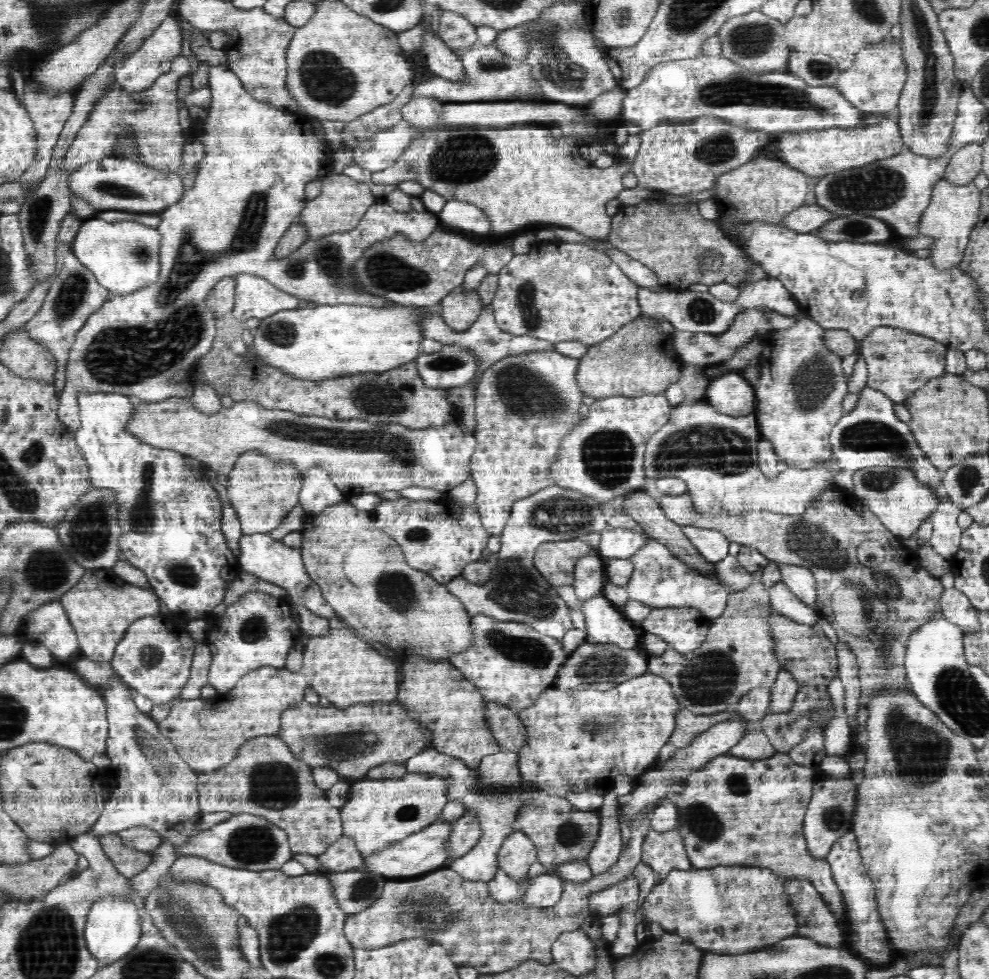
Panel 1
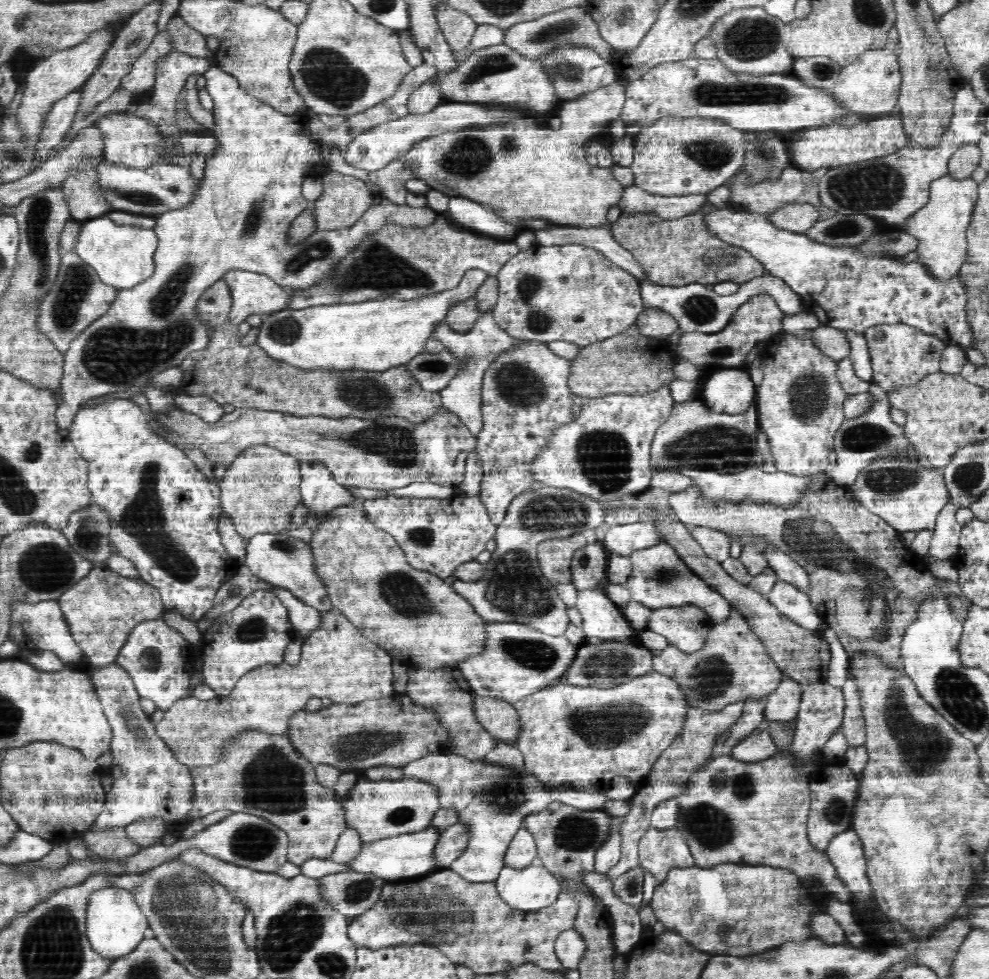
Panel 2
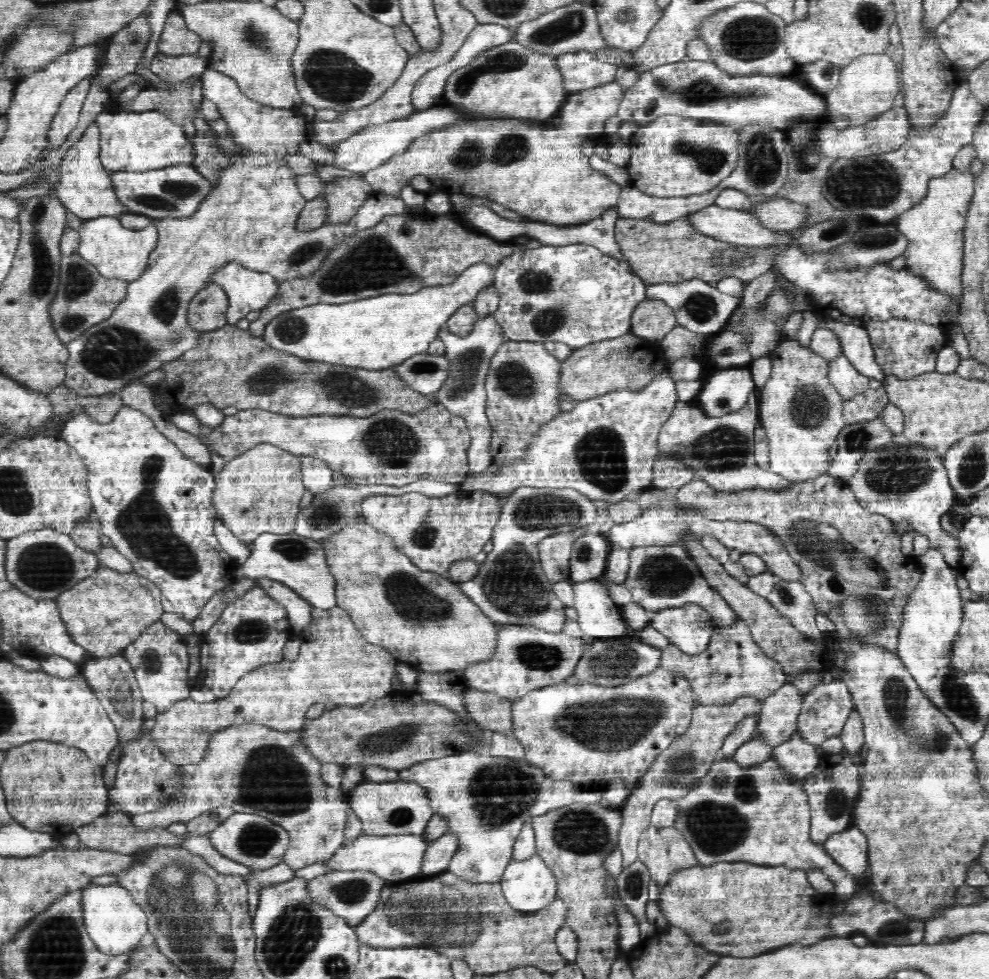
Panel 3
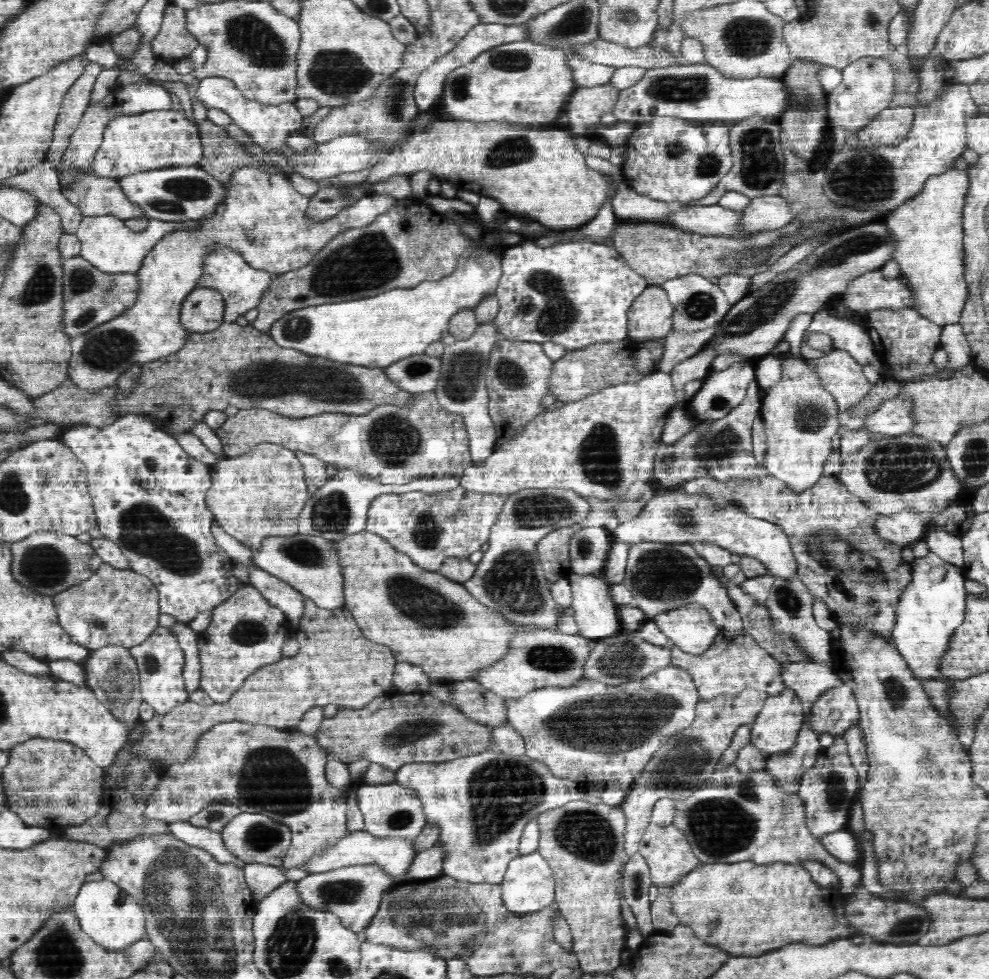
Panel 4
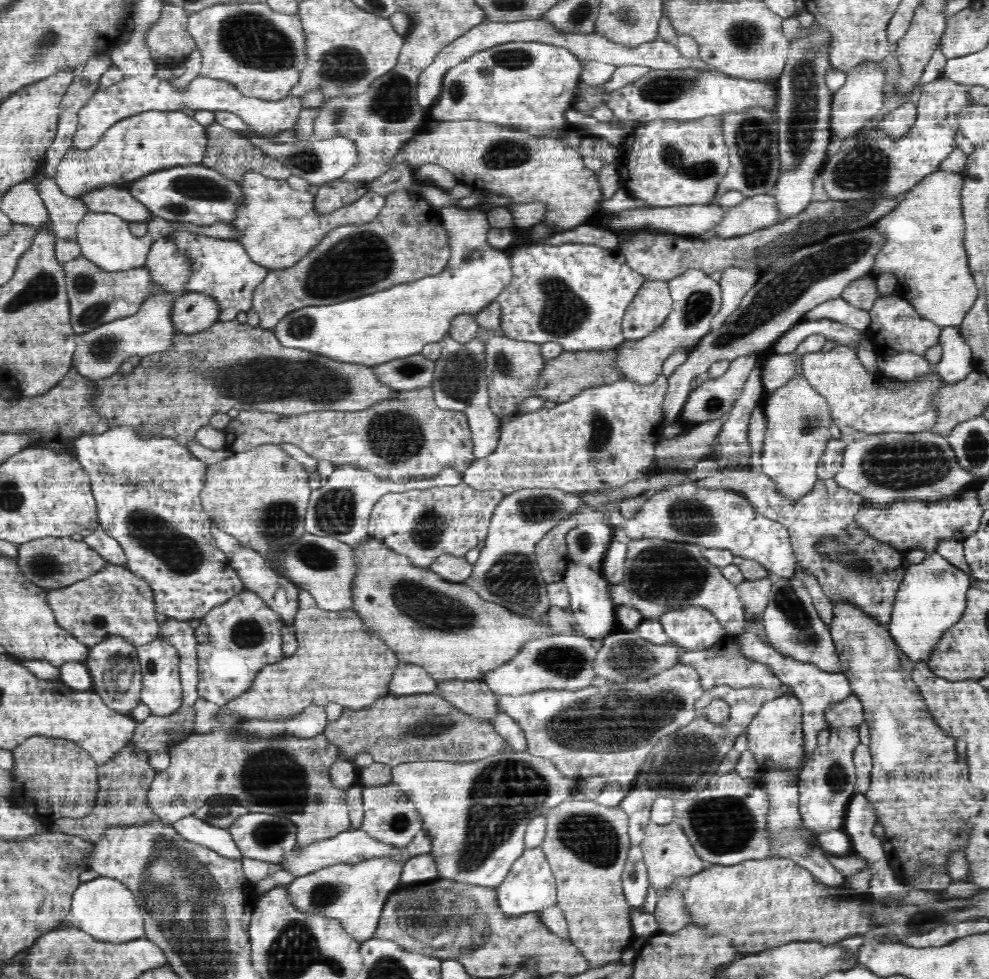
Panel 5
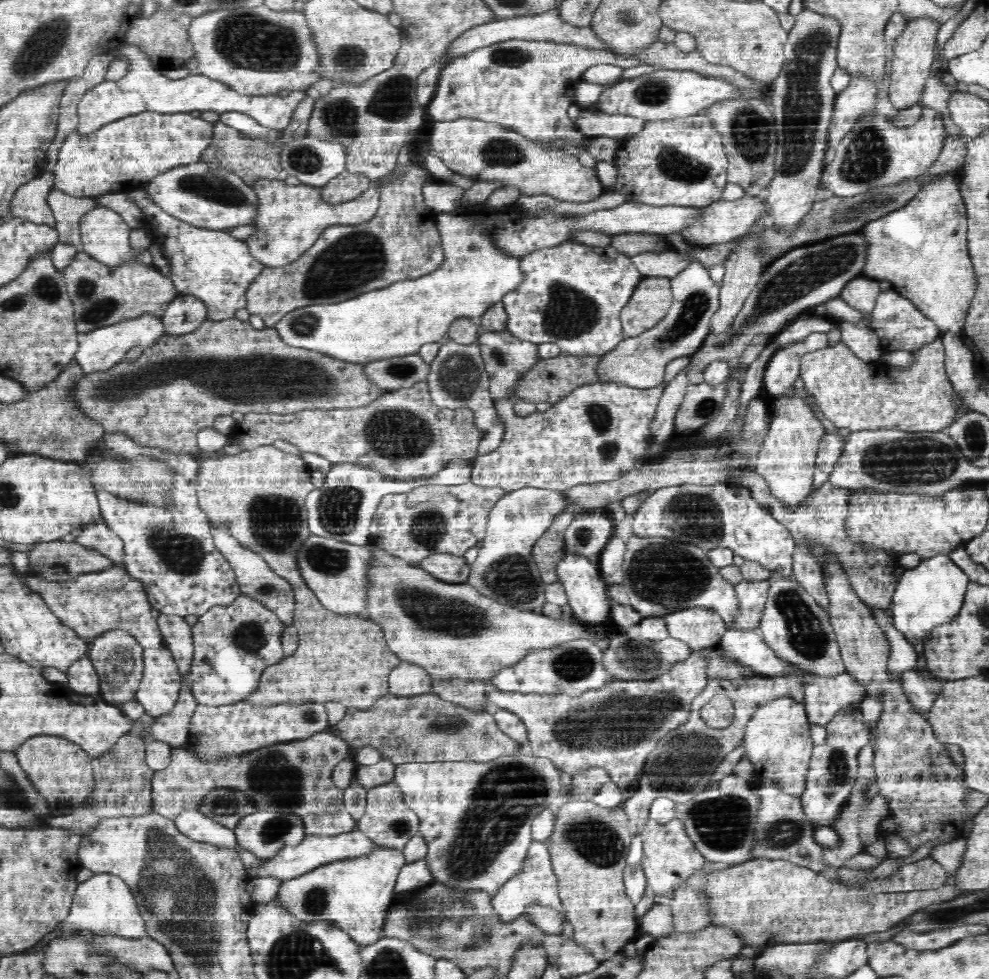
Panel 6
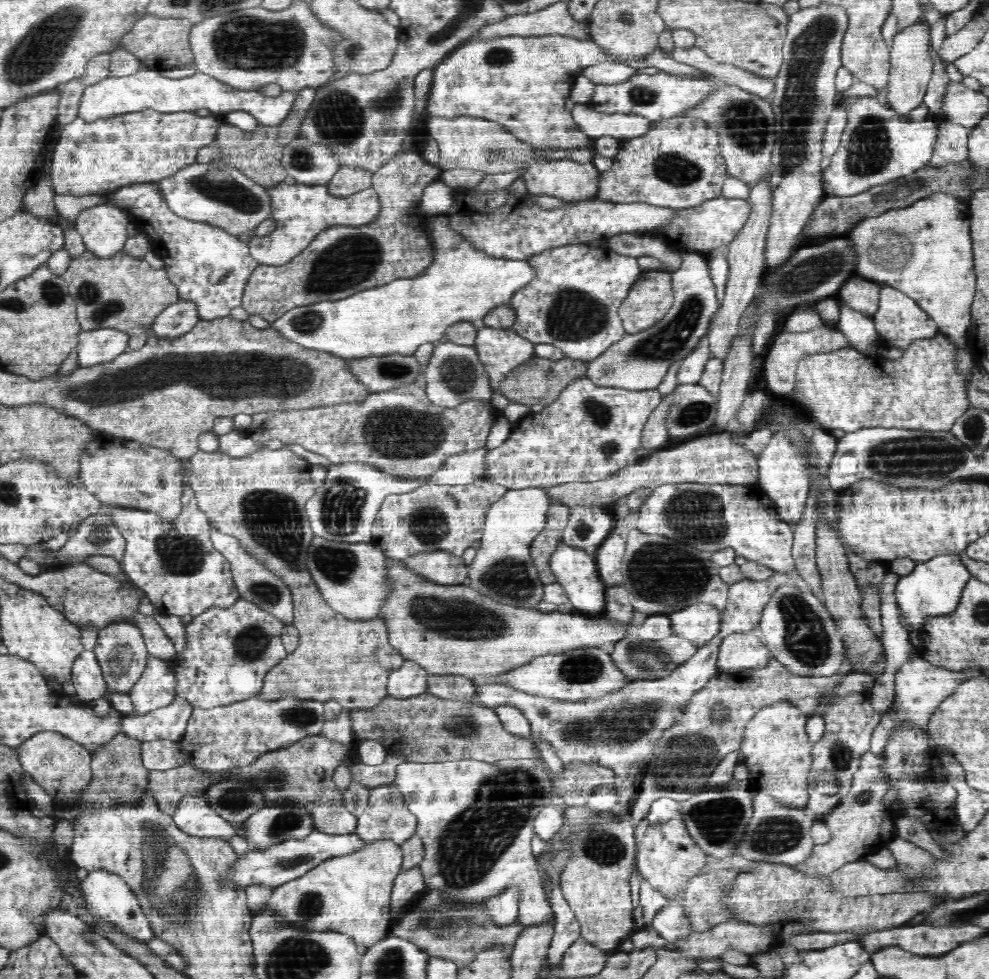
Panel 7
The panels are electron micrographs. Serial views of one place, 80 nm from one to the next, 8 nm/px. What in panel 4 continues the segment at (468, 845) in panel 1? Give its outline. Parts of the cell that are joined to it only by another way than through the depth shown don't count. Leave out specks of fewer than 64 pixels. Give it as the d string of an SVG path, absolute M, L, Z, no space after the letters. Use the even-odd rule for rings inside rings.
M434 843L430 848L418 851L404 881L417 883L442 876L442 860L442 846L438 846L438 843Z

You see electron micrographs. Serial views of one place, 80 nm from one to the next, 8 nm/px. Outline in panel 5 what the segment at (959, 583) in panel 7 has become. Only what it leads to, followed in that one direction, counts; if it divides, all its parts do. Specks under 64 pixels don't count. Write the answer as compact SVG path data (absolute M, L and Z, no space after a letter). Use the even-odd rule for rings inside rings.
M938 552L927 555L918 564L907 567L896 592L888 630L899 650L908 657L909 662L927 663L929 653L943 630L956 624L962 616L971 583L970 576L956 568Z

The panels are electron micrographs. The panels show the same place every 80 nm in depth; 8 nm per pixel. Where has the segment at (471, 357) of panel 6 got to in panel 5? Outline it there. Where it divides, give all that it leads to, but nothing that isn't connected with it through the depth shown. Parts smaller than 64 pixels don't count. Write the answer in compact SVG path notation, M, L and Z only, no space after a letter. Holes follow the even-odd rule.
M452 337L443 340L442 354L436 361L431 391L435 403L444 410L464 412L472 431L474 456L477 459L488 456L496 450L501 435L501 420L490 410L489 389L485 375L485 341L474 337L470 342L459 343Z

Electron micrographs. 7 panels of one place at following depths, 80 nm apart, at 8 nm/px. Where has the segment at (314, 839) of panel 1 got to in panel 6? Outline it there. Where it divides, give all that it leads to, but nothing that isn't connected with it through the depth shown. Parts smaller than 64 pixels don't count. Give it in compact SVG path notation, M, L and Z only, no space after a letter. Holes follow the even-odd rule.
M328 731L293 743L260 748L241 759L230 756L218 764L200 760L194 747L174 747L172 756L168 767L156 771L151 780L151 809L170 820L187 809L198 809L210 790L231 788L250 798L256 812L271 808L301 818L305 836L336 836L357 828L357 822L345 808L343 791L331 778L334 768L353 757L353 751L340 736Z

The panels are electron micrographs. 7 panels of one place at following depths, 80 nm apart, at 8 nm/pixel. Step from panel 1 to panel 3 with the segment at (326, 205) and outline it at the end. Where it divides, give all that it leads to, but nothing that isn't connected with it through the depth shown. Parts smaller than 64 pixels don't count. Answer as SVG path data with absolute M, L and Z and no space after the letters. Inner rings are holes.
M618 83L602 84L601 87L589 88L569 94L566 104L563 104L560 126L543 126L524 124L518 120L476 120L462 122L462 124L444 125L442 128L418 136L403 153L392 156L386 163L374 170L363 173L363 178L331 178L322 184L322 195L327 209L325 224L344 224L350 222L352 216L360 210L360 206L374 193L384 193L388 196L400 198L400 190L408 185L414 176L427 176L431 180L434 190L449 194L463 194L487 198L525 216L530 221L551 224L556 227L577 226L598 216L602 216L608 208L615 206L618 198L624 192L604 173L594 170L590 166L589 158L582 153L582 144L590 134L604 134L604 124L610 116L618 114L618 108L623 96L623 89ZM576 106L576 114L570 118L569 110Z

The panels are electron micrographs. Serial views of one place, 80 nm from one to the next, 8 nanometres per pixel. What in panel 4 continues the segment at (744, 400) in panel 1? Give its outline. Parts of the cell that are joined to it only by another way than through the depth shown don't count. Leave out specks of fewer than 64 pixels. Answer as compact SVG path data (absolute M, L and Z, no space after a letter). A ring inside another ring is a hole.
M745 357L726 370L711 371L705 378L701 390L690 402L686 403L689 414L693 414L694 417L698 417L703 422L713 421L724 418L730 410L742 405L747 396L750 382L755 378L755 362L756 359Z

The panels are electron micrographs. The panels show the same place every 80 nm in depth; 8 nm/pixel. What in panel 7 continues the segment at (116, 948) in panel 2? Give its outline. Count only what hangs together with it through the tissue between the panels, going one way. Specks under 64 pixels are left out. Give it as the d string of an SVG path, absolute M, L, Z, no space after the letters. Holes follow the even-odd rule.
M105 869L90 870L87 878L81 882L82 893L86 897L86 906L82 908L82 902L79 902L74 908L74 915L78 919L84 919L93 923L94 917L110 920L113 926L120 928L128 936L132 936L140 941L156 938L152 925L145 917L141 909L137 896L120 876L110 873Z

